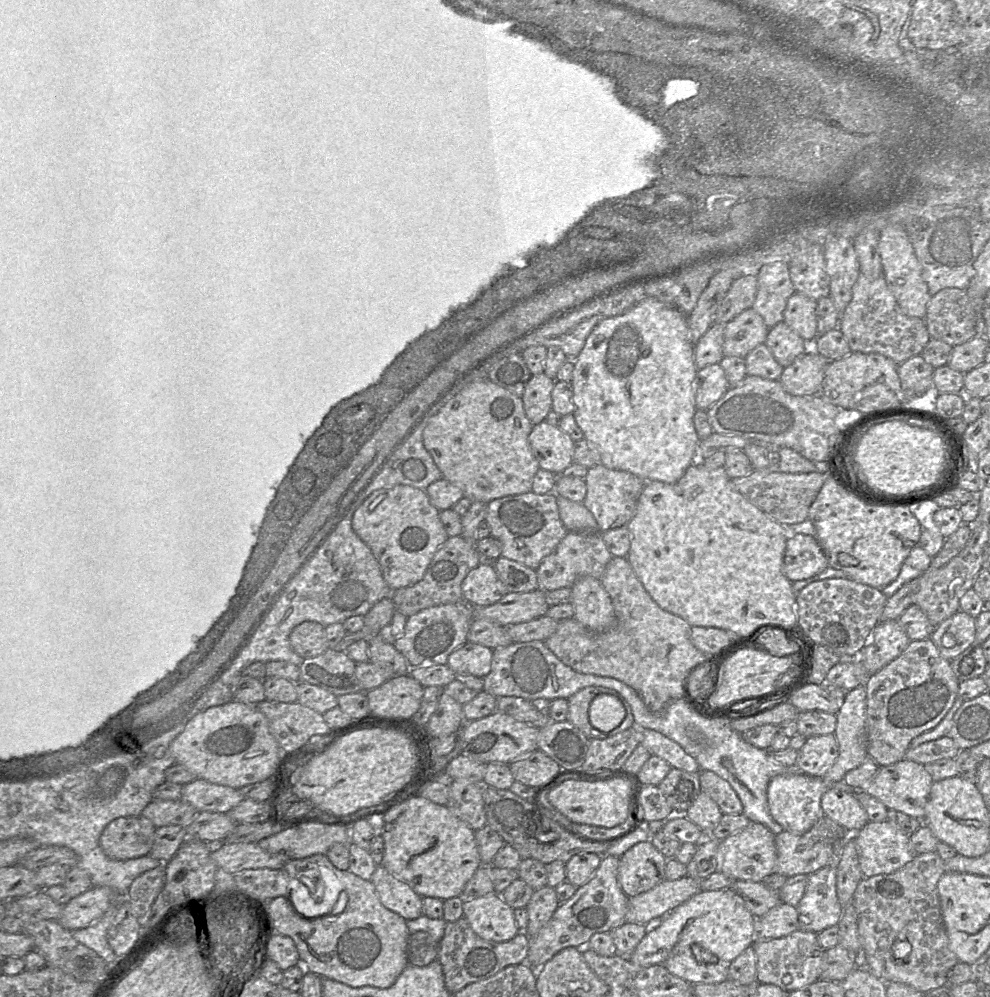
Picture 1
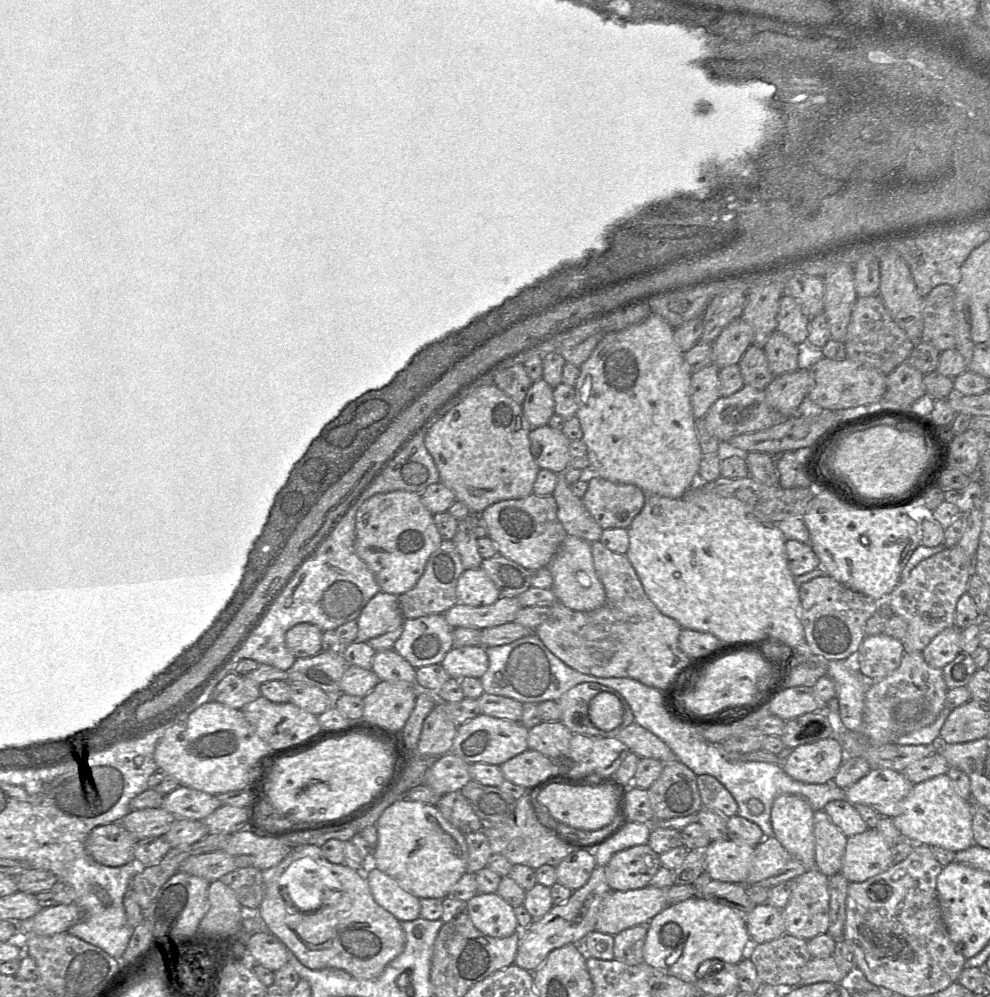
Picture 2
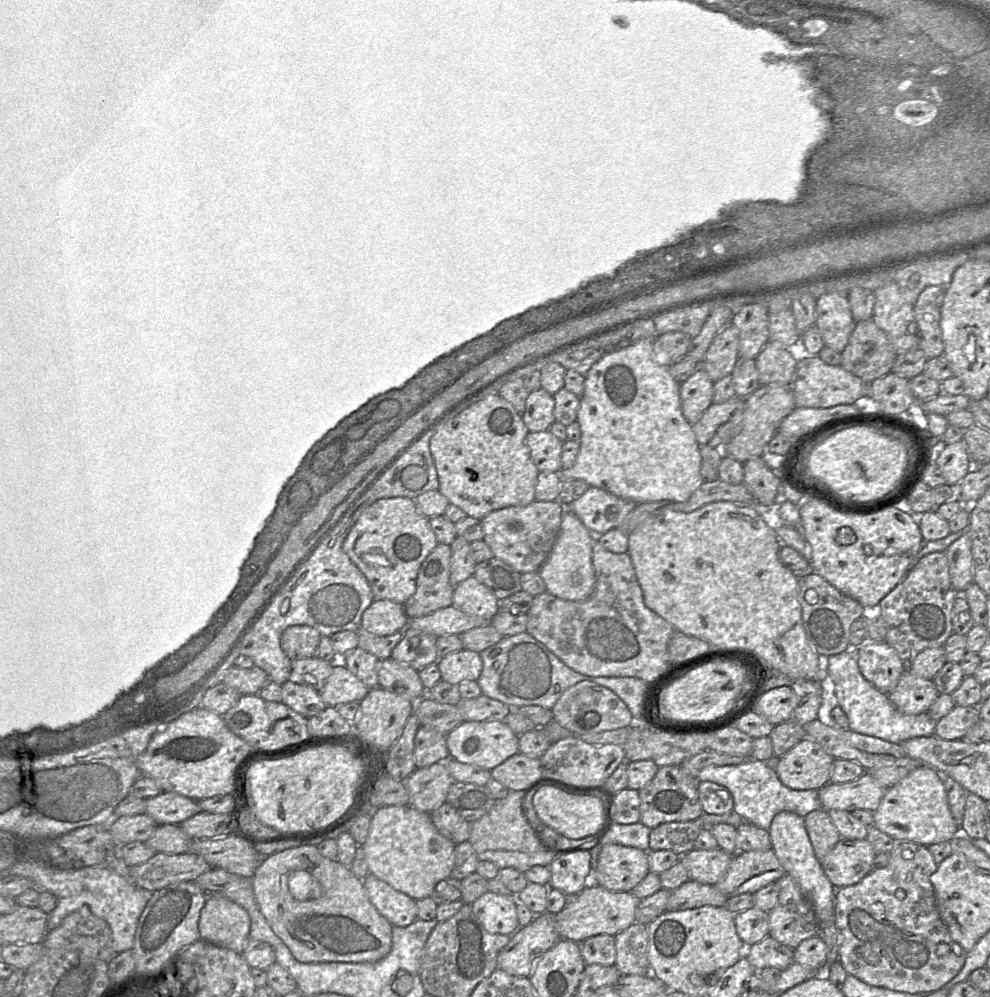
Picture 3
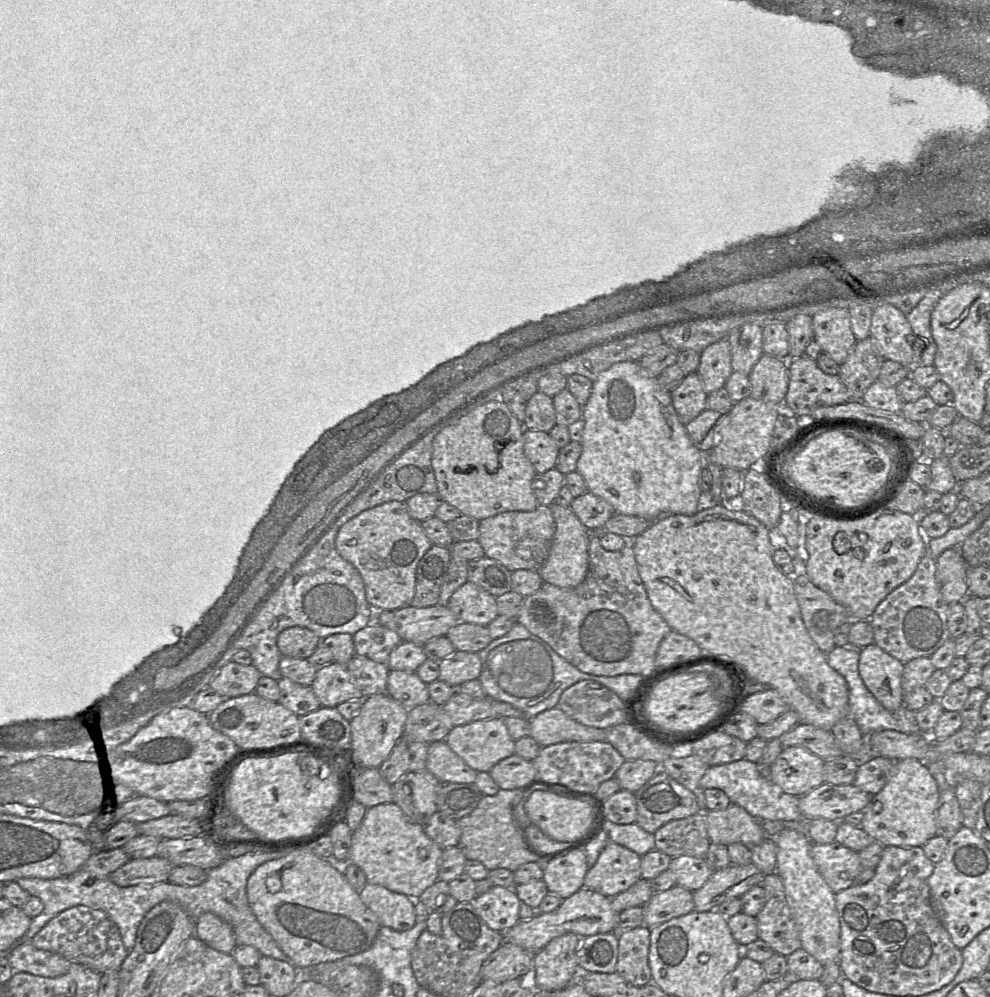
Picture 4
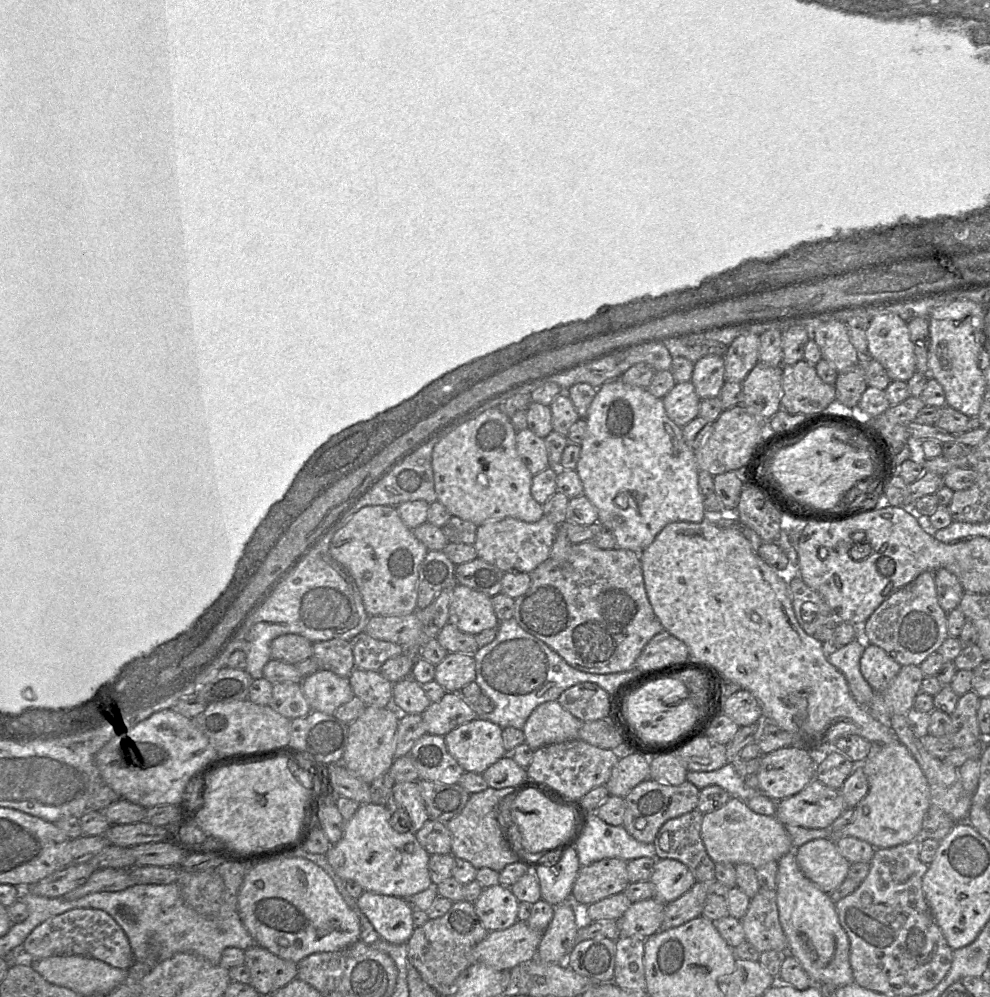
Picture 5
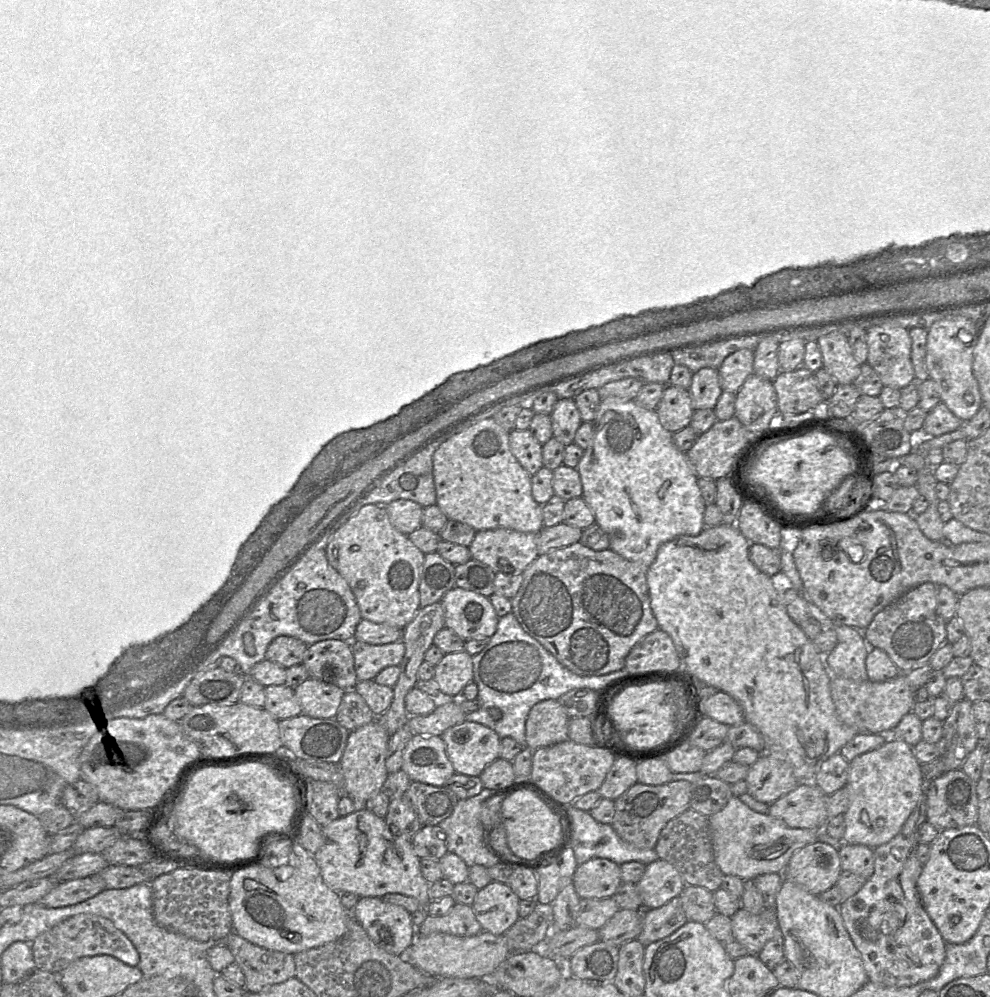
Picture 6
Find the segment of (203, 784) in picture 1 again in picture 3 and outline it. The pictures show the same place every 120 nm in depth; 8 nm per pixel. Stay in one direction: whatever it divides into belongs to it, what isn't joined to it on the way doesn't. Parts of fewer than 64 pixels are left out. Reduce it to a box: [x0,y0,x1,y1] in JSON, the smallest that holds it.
[145,792,201,825]

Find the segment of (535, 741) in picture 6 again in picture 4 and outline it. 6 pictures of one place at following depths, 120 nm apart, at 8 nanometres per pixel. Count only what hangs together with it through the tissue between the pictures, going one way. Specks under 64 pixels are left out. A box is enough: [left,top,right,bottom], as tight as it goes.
[530,707,606,746]

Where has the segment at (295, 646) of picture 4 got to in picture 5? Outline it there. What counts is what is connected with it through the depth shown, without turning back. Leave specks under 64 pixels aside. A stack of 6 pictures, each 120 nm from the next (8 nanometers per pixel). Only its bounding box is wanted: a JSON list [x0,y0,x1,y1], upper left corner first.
[271,634,313,664]

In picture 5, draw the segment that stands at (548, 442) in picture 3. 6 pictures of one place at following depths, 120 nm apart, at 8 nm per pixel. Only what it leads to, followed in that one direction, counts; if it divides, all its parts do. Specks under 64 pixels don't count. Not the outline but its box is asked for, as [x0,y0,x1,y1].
[516,428,549,476]

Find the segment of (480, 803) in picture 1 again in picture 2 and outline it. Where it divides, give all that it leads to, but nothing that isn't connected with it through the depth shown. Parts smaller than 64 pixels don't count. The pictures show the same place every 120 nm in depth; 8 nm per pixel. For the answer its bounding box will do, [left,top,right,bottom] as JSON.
[436,791,482,835]

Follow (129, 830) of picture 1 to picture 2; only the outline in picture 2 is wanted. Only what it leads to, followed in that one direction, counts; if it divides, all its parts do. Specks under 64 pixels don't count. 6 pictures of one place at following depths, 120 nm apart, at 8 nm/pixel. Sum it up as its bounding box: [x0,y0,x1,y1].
[86,823,137,867]

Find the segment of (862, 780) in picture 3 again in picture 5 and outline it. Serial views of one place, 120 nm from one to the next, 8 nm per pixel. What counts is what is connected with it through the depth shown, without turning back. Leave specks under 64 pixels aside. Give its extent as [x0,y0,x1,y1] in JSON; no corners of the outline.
[776,779,848,829]

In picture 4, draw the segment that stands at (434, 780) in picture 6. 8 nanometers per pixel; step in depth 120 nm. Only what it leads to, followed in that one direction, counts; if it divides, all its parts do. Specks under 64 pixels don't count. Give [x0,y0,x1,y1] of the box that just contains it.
[427,741,478,783]

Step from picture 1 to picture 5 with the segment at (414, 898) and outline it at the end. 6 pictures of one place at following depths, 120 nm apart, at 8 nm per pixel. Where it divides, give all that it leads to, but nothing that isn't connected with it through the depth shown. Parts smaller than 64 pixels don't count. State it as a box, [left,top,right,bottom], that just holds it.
[356,891,414,944]

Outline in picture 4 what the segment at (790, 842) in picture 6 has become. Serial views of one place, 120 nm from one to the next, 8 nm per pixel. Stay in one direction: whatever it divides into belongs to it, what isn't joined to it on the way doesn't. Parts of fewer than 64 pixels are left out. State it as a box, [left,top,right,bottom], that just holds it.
[704,803,766,847]

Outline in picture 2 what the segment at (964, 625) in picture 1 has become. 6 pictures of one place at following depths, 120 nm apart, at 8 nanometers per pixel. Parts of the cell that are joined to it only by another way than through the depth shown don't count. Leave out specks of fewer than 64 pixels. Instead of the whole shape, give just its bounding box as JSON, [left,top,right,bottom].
[922,625,961,669]

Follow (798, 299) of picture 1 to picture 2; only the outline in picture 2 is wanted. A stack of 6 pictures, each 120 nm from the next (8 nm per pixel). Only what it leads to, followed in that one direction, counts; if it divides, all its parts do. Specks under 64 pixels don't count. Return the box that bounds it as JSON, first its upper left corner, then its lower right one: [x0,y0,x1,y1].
[776,294,810,345]

